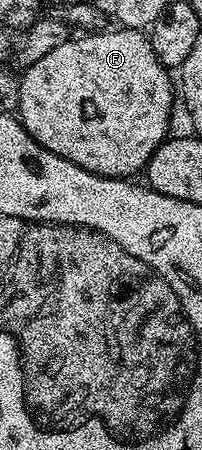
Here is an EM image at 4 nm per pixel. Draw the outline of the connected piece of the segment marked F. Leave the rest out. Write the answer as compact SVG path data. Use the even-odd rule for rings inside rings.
M114 27L111 33L106 32L90 31L85 35L75 36L69 41L60 43L60 47L56 47L56 51L48 51L48 55L44 55L44 59L36 59L36 63L25 66L23 73L26 74L23 75L22 82L18 85L16 116L28 131L28 135L32 135L32 139L36 139L36 143L40 143L40 147L52 151L52 155L60 155L64 159L76 163L76 167L84 167L84 171L92 171L101 177L130 179L135 176L133 173L141 174L145 170L154 152L163 141L167 140L168 134L171 132L171 130L169 131L170 112L174 109L174 101L176 105L176 89L175 86L174 89L170 86L171 74L166 66L160 64L156 59L156 51L152 51L152 43L145 32L121 27Z

